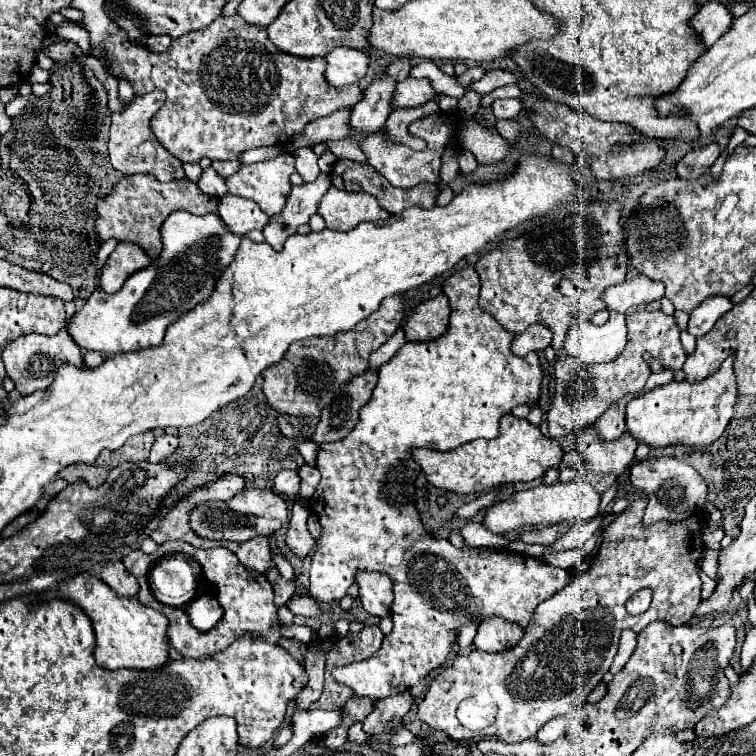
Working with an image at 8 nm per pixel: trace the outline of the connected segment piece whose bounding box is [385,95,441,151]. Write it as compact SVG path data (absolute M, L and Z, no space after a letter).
M437 95L433 101L427 101L425 105L415 107L415 109L395 109L385 121L387 139L395 141L395 143L401 143L401 145L407 145L417 151L423 150L426 143L407 133L407 125L421 119L421 117L437 113L439 111L439 105L437 105L439 99L441 99L441 95Z

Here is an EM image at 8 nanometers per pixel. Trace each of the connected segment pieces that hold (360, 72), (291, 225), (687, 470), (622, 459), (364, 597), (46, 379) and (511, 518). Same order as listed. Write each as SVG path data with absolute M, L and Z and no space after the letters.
M339 47L333 49L327 57L327 69L325 69L325 79L333 87L343 87L357 83L369 69L369 55L363 51Z
M321 173L315 183L303 183L299 187L293 187L285 209L279 215L271 217L269 225L263 229L265 241L275 251L281 251L285 239L293 235L299 225L307 223L313 213L317 213L317 205L329 187L331 181L325 173Z
M673 457L635 461L631 467L629 481L633 487L637 487L649 495L645 515L643 515L645 527L653 525L655 521L683 521L691 513L703 513L705 511L707 485L705 485L703 477L693 467L679 463Z
M587 425L585 431L577 435L577 451L583 455L587 469L623 475L635 457L637 439L629 433L619 437L619 441L603 441L593 427Z
M359 571L355 579L361 591L359 599L363 609L375 617L389 615L393 601L393 581L385 573L375 571Z
M61 329L57 335L47 337L47 335L23 335L15 341L9 341L3 347L1 353L7 377L15 383L15 391L19 391L21 395L31 395L35 391L43 391L53 383L55 371L63 365L63 363L71 363L75 367L83 367L83 355L79 345L75 345L75 341L69 337L67 329Z
M577 479L571 483L555 483L551 487L539 485L529 491L519 491L509 501L497 503L491 509L487 509L483 525L493 533L505 533L519 527L543 527L563 521L587 523L599 515L599 503L601 503L601 495L585 479Z

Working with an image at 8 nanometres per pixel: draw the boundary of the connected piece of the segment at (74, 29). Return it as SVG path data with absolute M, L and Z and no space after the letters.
M61 23L57 27L57 37L61 39L67 39L67 41L73 41L75 45L79 45L81 49L87 49L89 47L89 33L79 25L79 23Z

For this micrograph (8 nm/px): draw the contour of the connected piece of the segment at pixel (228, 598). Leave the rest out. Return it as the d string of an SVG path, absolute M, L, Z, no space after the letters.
M167 541L163 545L157 547L157 551L161 551L163 555L173 555L173 553L183 553L183 555L189 555L193 559L199 561L199 565L203 567L203 573L205 577L215 583L217 587L217 597L219 597L219 603L223 607L223 619L217 623L217 627L213 627L211 631L205 631L201 633L199 629L195 629L191 623L189 623L189 617L181 611L181 609L171 609L169 605L159 605L159 601L155 601L151 589L149 589L149 569L153 565L155 555L146 555L143 551L131 551L125 559L123 559L123 565L125 569L137 579L139 583L139 593L137 593L137 599L163 613L167 619L169 619L169 627L167 627L167 637L169 641L173 643L173 647L183 655L183 657L189 657L189 659L199 659L203 655L215 655L217 651L223 651L227 649L235 639L243 637L245 633L257 633L257 635L267 635L269 629L279 621L277 617L277 607L273 603L273 589L271 589L271 583L265 575L261 573L255 573L255 571L249 571L247 567L243 567L239 563L239 559L225 547L215 547L215 549L197 549L193 545L187 545L183 541Z

